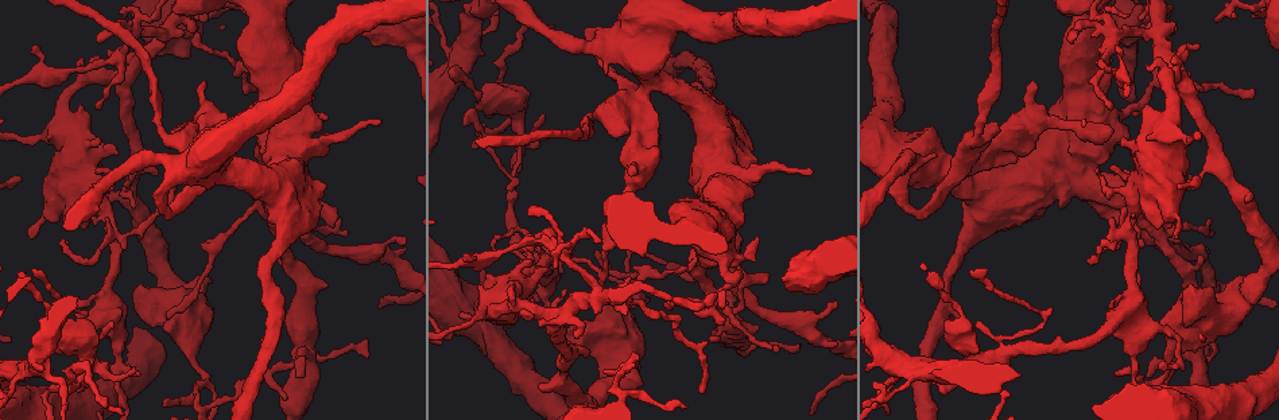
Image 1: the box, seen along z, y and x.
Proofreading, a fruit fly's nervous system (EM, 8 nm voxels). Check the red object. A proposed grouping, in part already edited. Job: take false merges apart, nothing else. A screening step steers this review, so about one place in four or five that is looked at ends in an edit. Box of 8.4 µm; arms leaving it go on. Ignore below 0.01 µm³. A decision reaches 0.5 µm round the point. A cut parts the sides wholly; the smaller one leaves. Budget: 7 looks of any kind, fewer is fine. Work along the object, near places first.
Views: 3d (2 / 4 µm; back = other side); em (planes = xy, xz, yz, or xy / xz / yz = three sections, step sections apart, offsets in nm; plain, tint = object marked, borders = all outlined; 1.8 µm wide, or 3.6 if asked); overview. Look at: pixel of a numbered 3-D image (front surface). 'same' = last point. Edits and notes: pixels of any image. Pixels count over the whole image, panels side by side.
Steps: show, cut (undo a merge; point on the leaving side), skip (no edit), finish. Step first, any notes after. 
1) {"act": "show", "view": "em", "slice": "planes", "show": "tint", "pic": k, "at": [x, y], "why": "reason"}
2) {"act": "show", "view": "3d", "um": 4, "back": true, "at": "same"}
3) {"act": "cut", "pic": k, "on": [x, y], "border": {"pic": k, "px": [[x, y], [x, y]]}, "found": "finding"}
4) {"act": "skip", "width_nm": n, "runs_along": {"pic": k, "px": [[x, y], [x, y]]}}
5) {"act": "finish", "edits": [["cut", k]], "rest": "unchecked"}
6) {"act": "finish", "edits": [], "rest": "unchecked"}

{"act": "show", "view": "em", "slice": "xy", "step": 8, "show": "tint", "pic": 1, "at": [906, 367], "why": "a narrow waist"}

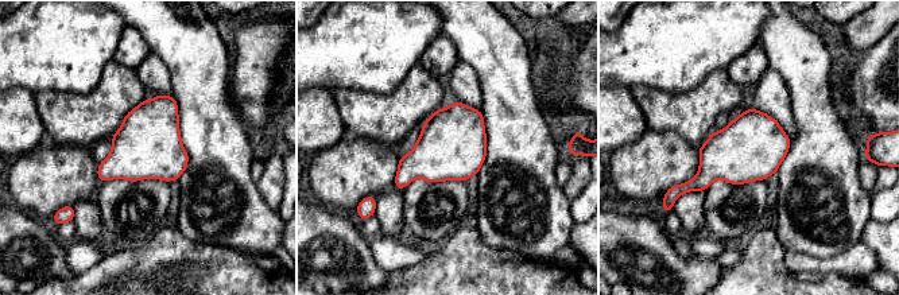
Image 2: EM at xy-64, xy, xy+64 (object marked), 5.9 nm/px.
{"act": "skip", "found": "one cell here"}

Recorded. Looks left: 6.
{"act": "show", "view": "em", "slice": "planes", "show": "plain", "pic": 1, "at": [642, 87]}

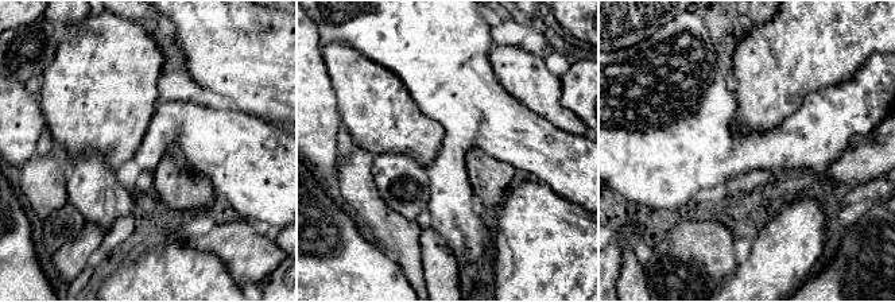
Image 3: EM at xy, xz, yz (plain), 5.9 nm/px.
{"act": "show", "view": "em", "slice": "planes", "show": "tint", "at": "same", "why": "with the object marked"}

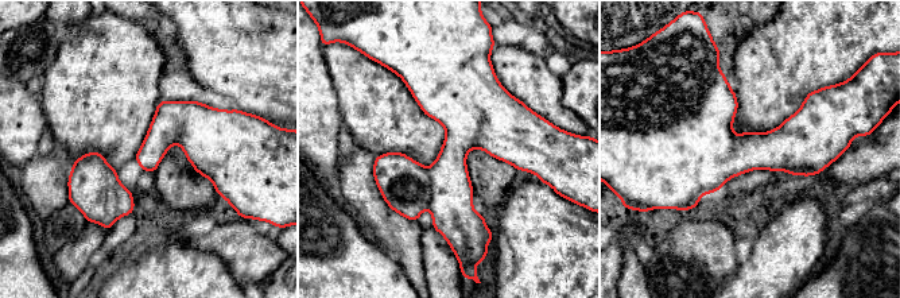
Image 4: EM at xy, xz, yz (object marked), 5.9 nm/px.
{"act": "skip", "found": "one cell here"}

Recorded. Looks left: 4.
{"act": "show", "view": "em", "slice": "xz", "step": 8, "show": "tint", "pic": 1, "at": [541, 263], "why": "four or more arms meet"}

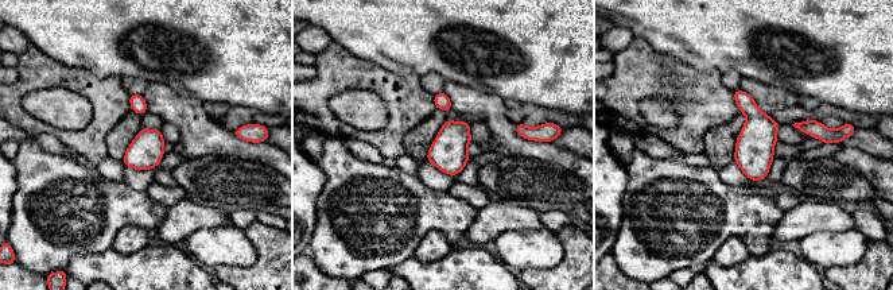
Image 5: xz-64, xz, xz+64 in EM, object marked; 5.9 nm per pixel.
{"act": "skip", "found": "continuous, no second cell"}

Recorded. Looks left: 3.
{"act": "finish", "edits": [], "rest": "unchecked"}

